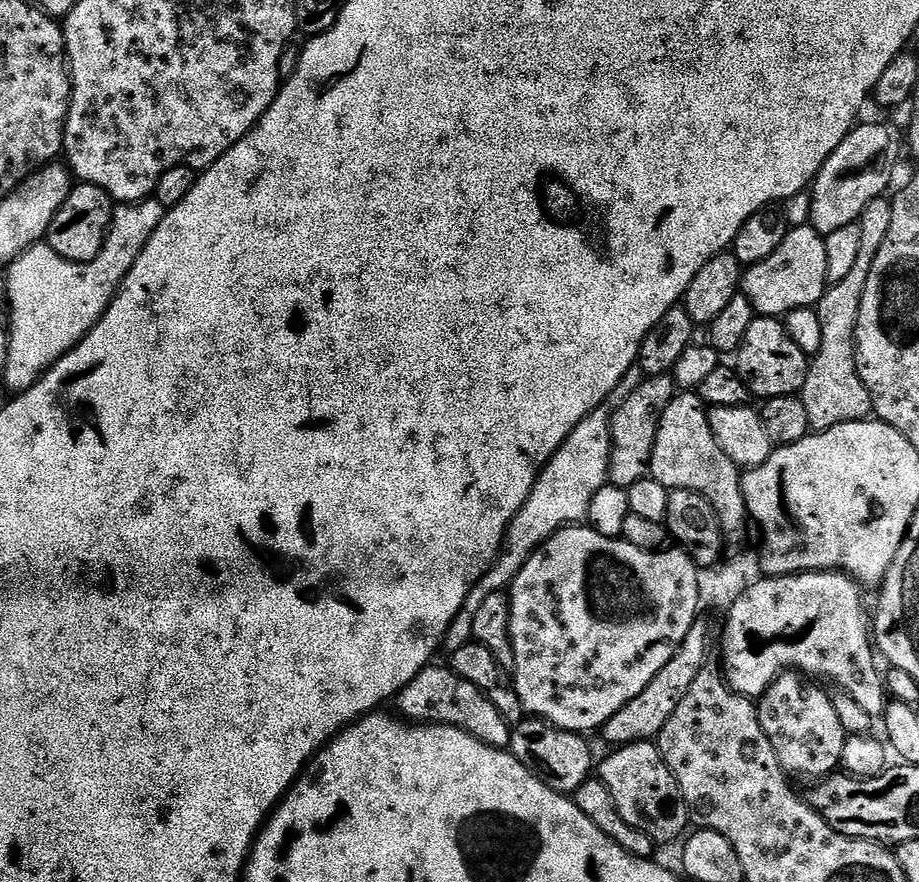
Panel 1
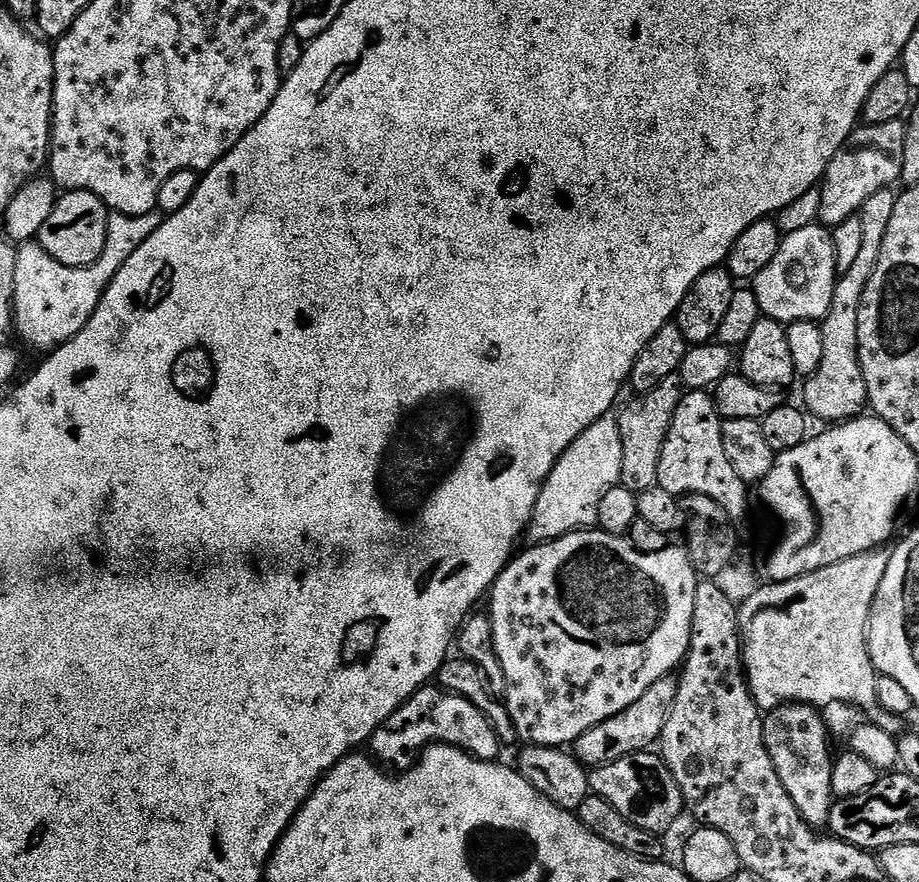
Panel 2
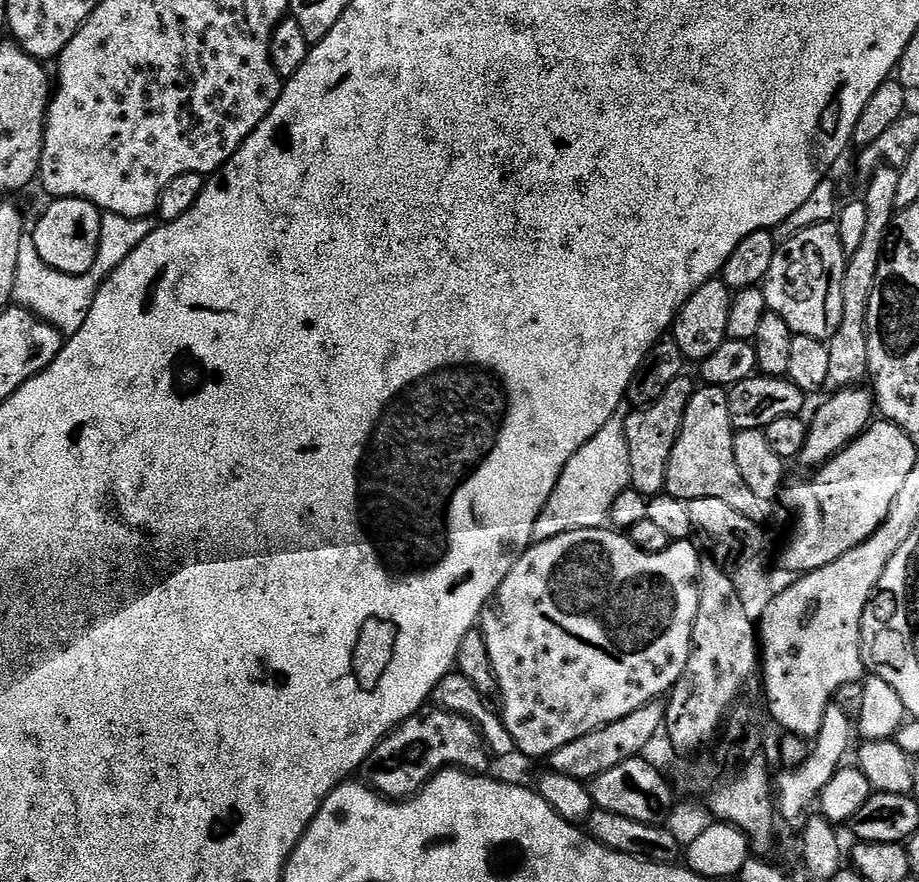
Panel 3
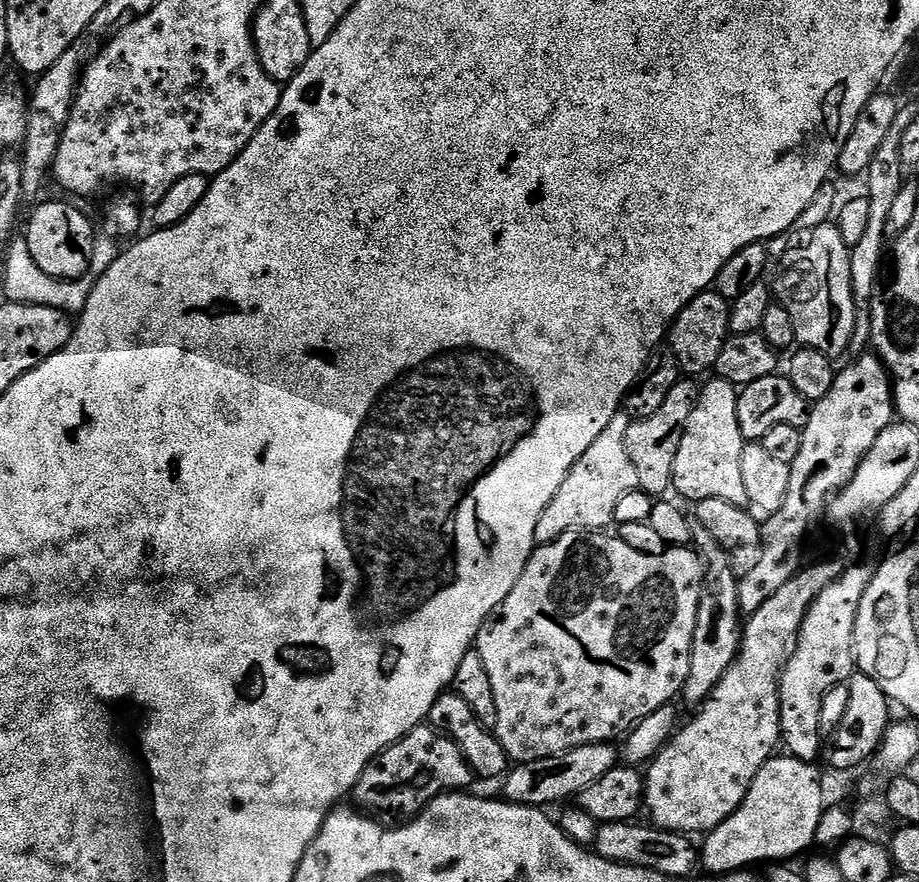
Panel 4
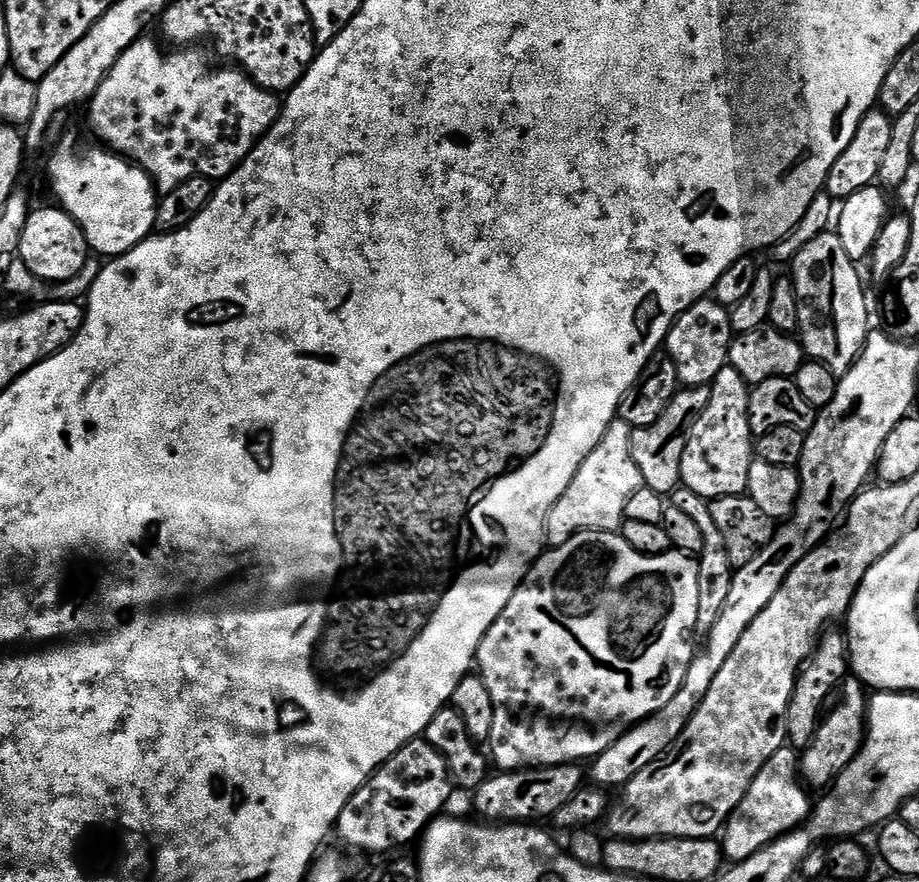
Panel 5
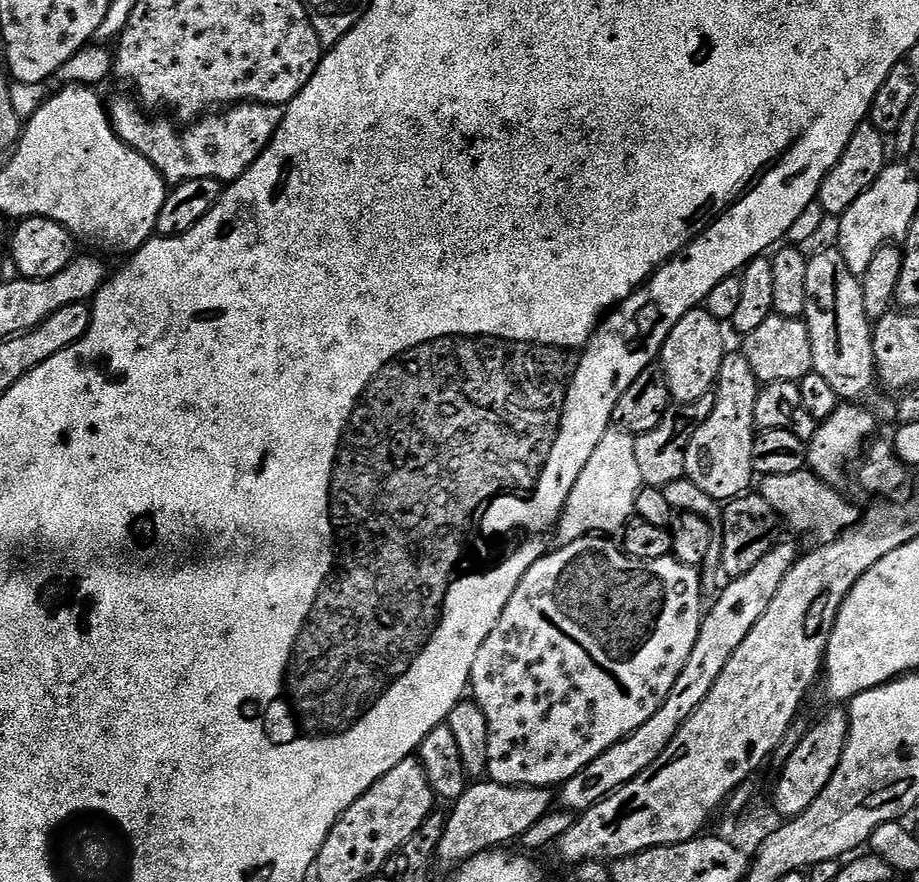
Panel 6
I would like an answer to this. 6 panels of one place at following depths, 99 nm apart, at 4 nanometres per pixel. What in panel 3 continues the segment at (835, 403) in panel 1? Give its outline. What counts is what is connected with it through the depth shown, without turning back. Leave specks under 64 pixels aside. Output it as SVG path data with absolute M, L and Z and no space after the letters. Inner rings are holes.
M881 166L867 177L868 189L862 193L866 206L866 234L862 246L854 250L844 265L842 278L842 326L826 341L830 354L830 370L827 371L824 388L829 393L842 388L854 388L868 380L868 311L870 294L874 290L874 278L886 247L886 237L898 211L894 197L898 191L899 168Z

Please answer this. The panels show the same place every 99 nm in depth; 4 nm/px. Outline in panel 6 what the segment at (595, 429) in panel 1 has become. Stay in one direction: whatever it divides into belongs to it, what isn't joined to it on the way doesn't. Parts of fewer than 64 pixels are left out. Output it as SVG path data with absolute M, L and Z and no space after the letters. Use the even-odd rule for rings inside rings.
M609 427L608 432L602 434L602 442L594 446L590 462L582 466L582 474L578 474L578 482L574 482L574 490L570 490L558 517L554 532L560 535L560 544L568 544L579 536L615 533L633 515L636 495L645 487L634 459L635 445L636 437L620 428Z

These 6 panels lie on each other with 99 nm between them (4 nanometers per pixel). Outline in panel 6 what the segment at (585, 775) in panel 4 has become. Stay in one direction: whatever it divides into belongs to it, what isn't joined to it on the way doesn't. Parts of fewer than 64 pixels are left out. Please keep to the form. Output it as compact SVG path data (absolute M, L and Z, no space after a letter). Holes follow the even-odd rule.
M472 782L469 783L468 789L457 798L451 805L452 813L447 813L447 820L445 822L445 832L442 834L440 845L437 846L436 855L438 857L439 863L441 864L452 864L451 866L459 865L465 860L469 860L471 856L477 856L482 852L490 852L499 849L501 846L508 846L511 842L519 841L522 834L526 834L526 830L530 830L530 826L534 826L534 822L538 822L538 818L542 818L548 812L553 811L554 808L554 792L552 788L519 788L518 786L502 786L501 784L494 784L491 782Z

